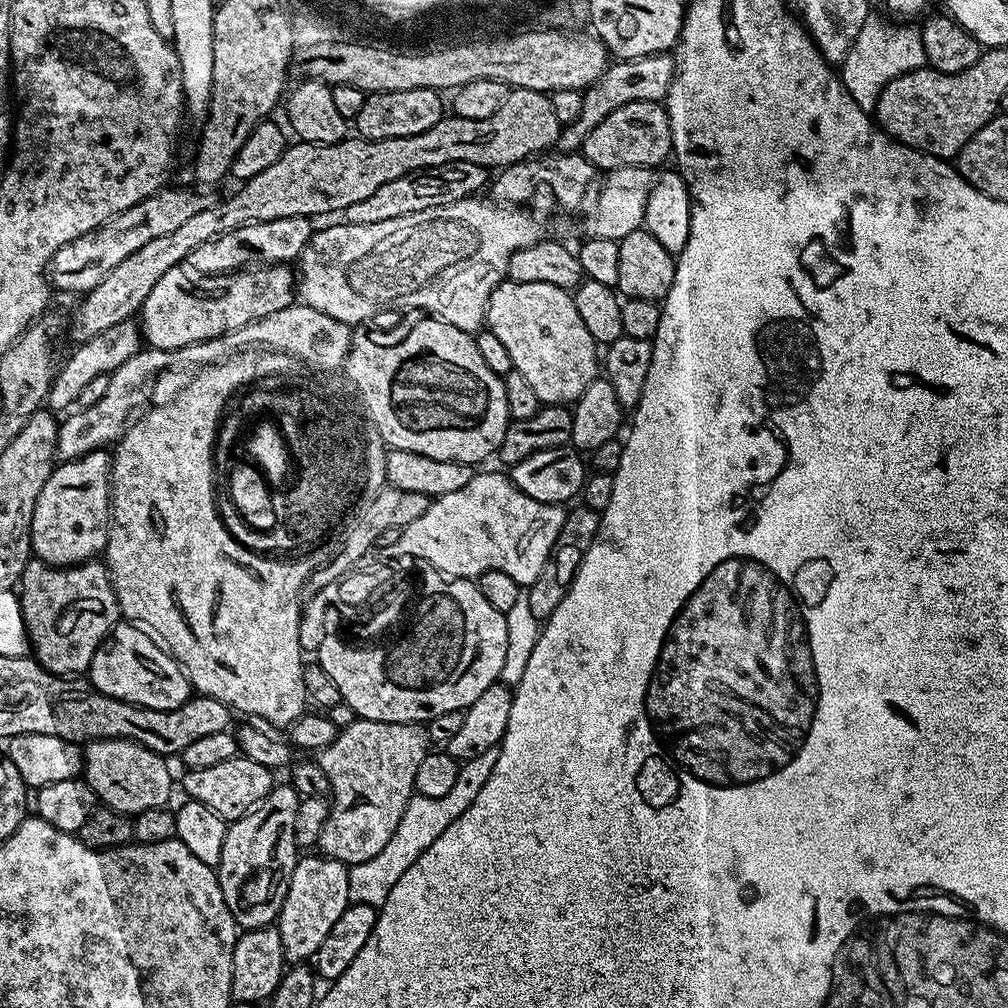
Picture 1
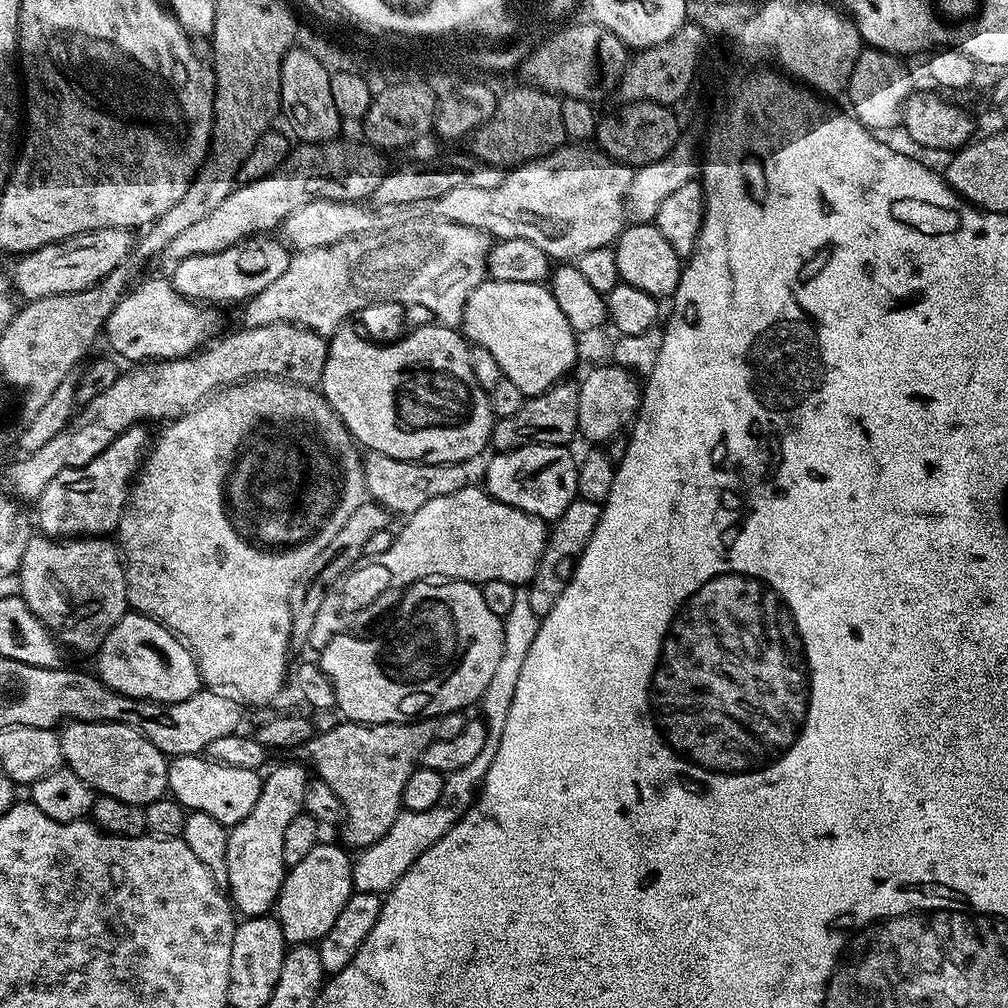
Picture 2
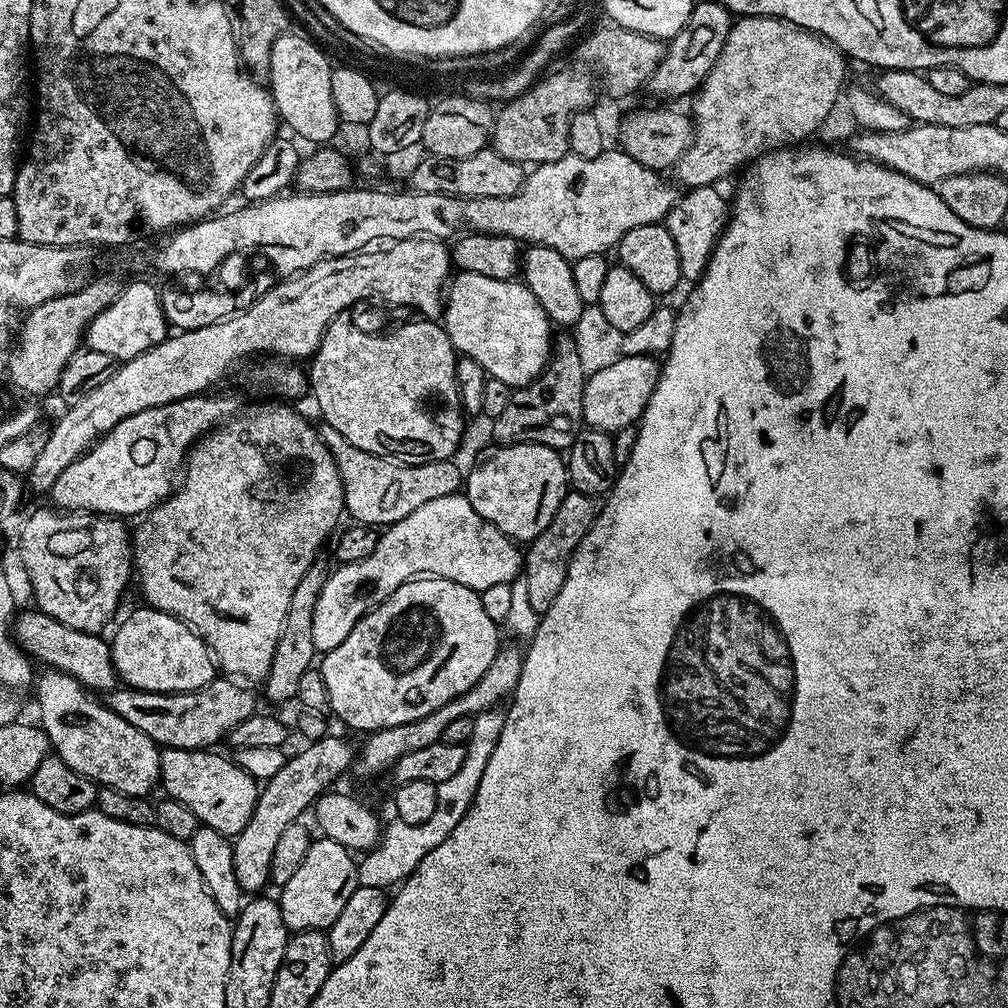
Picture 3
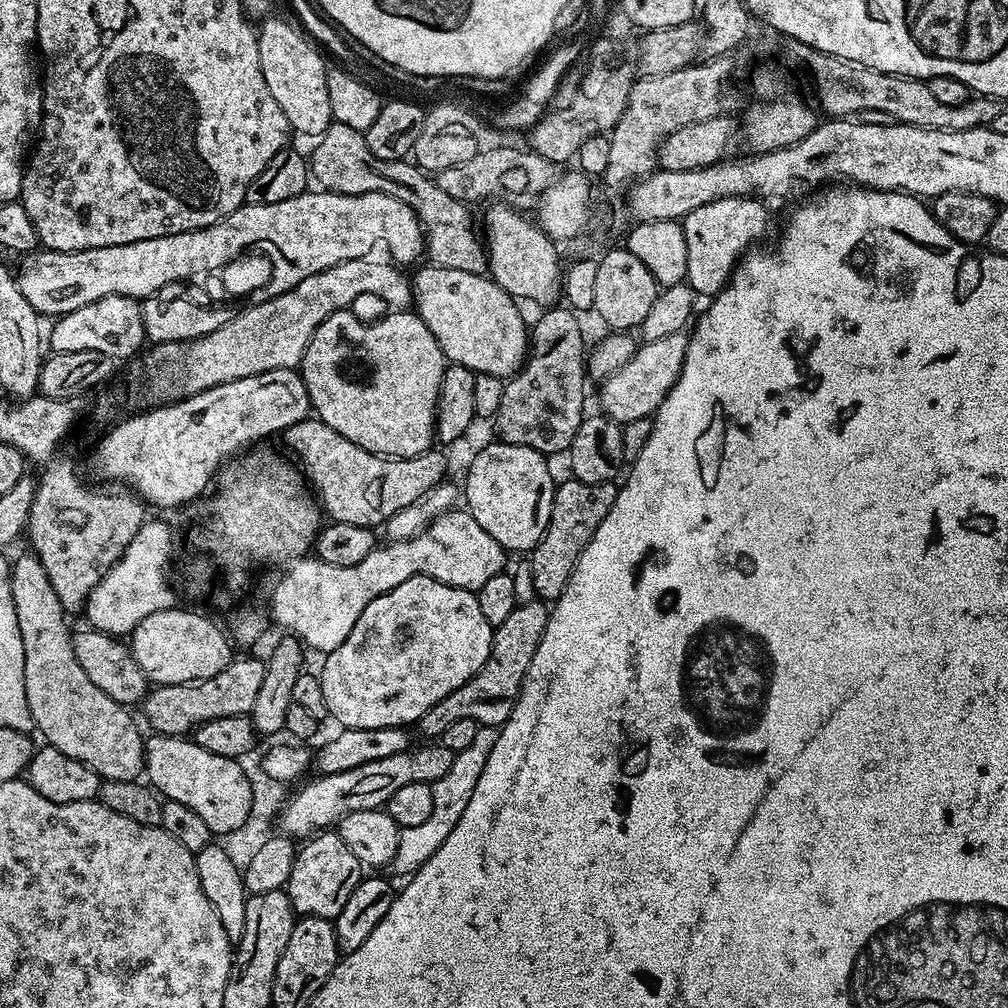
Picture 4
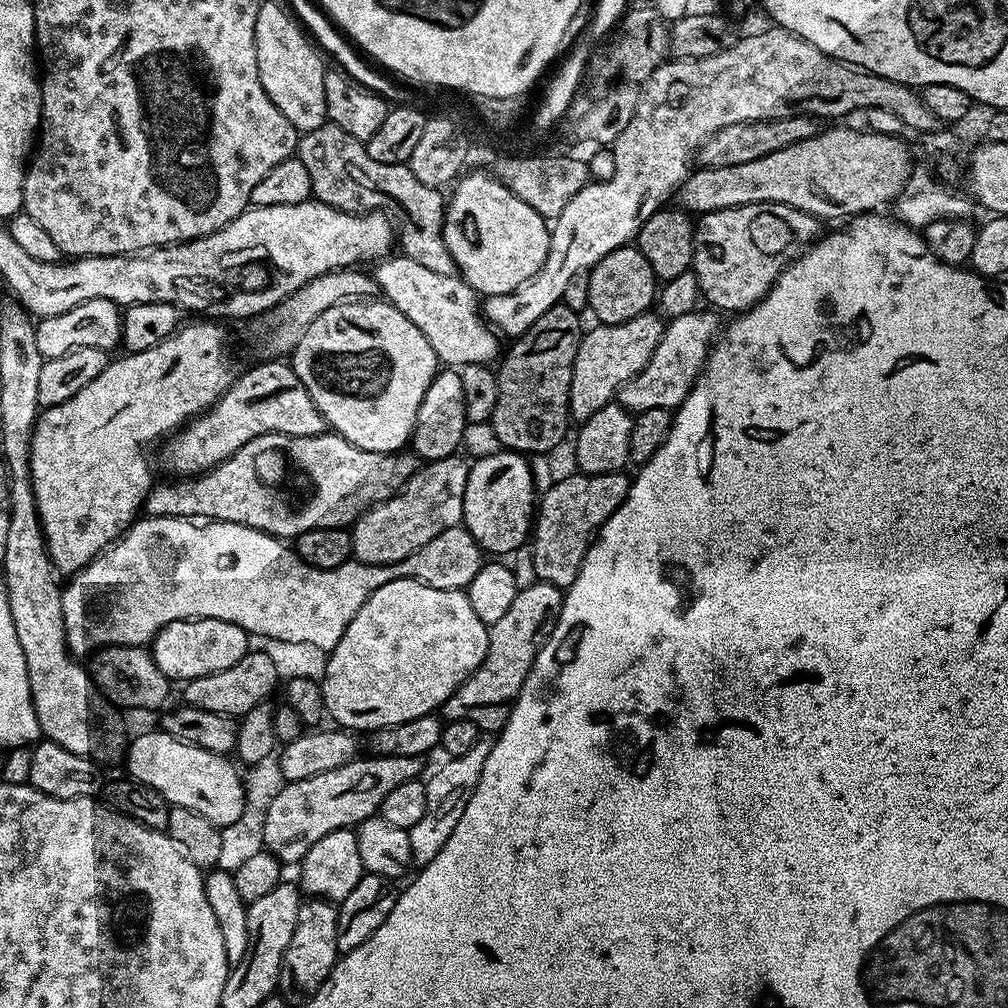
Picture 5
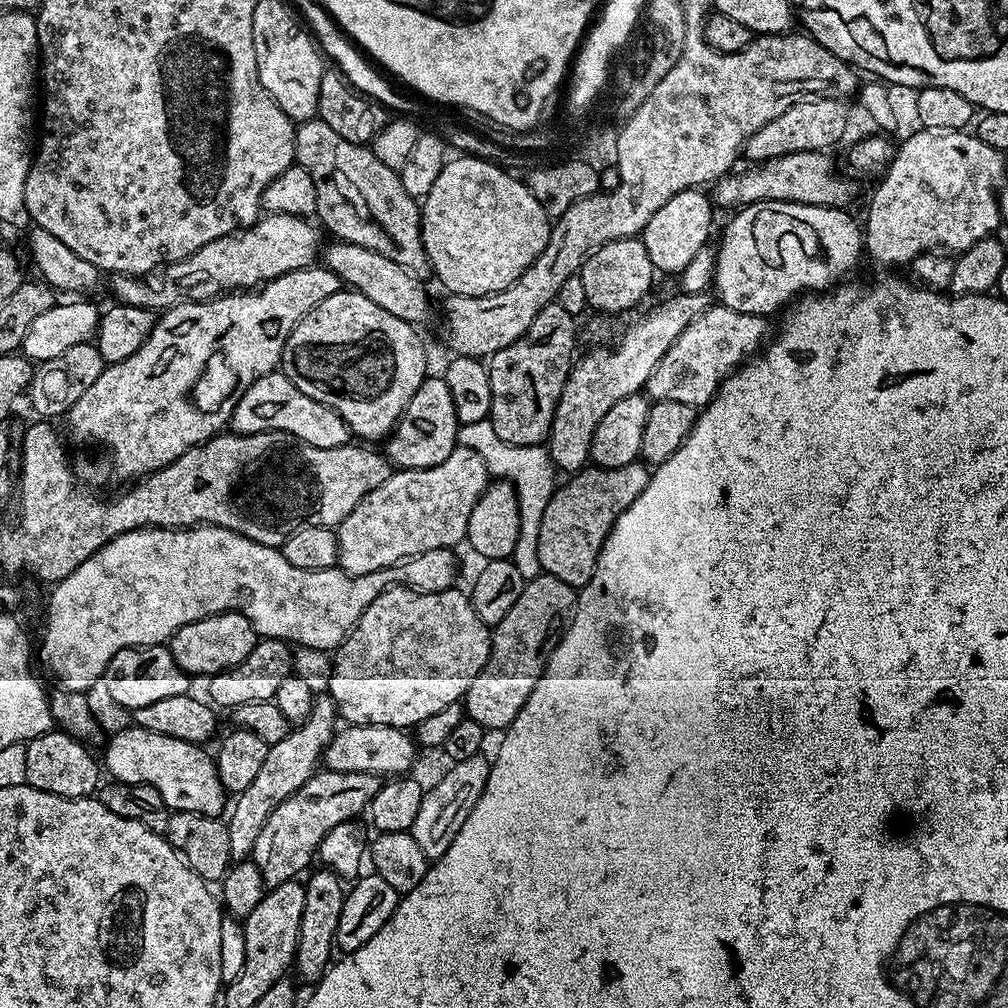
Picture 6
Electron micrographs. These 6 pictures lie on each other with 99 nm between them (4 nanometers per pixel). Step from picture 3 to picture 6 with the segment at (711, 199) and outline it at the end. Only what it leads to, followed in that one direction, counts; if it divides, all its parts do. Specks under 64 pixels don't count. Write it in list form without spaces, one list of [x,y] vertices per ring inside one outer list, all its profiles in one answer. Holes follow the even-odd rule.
[[[763,200],[743,205],[733,216],[736,217],[725,226],[716,248],[714,292],[720,295],[717,296],[719,303],[742,314],[768,318],[771,312],[778,311],[780,307],[783,309],[801,293],[827,292],[851,277],[848,275],[855,270],[860,252],[862,256],[864,237],[861,225],[844,208],[792,204],[788,200]]]

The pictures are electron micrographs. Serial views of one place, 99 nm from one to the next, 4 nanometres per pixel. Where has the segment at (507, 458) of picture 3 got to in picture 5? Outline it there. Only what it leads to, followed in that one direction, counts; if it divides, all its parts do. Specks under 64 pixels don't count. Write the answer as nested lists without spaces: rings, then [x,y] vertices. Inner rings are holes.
[[[501,450],[494,455],[477,457],[468,469],[466,493],[463,495],[463,527],[475,538],[485,553],[511,555],[529,539],[537,500],[531,463],[523,453]]]

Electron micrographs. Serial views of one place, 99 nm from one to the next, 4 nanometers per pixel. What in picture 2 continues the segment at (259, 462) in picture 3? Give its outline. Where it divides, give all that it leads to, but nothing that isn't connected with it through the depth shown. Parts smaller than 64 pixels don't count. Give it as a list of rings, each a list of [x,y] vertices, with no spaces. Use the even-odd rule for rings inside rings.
[[[249,378],[241,383],[231,386],[225,386],[220,389],[219,392],[208,397],[199,406],[192,409],[191,412],[187,412],[185,416],[178,416],[175,420],[169,420],[163,425],[164,428],[160,432],[160,437],[151,441],[150,447],[146,453],[146,459],[143,464],[140,465],[140,471],[136,473],[132,486],[128,494],[128,503],[124,505],[124,512],[120,516],[120,527],[118,529],[118,536],[124,539],[122,543],[122,560],[126,565],[124,570],[124,577],[128,583],[128,603],[137,612],[142,612],[146,616],[153,616],[158,623],[163,624],[165,628],[169,628],[170,631],[176,633],[188,648],[192,652],[192,656],[196,660],[196,665],[200,671],[200,679],[209,689],[212,690],[227,690],[229,693],[235,694],[241,701],[247,702],[249,700],[252,704],[264,704],[267,700],[272,700],[280,692],[280,687],[284,684],[284,675],[289,675],[290,664],[288,668],[288,652],[290,653],[290,610],[288,609],[288,599],[290,598],[290,590],[294,590],[294,582],[298,582],[298,578],[302,578],[302,570],[306,570],[306,566],[310,566],[310,562],[314,562],[314,558],[318,558],[318,554],[322,554],[323,547],[327,546],[329,542],[334,539],[334,534],[338,534],[338,530],[342,530],[343,524],[346,523],[346,518],[350,518],[350,514],[354,514],[354,510],[358,510],[358,506],[363,504],[366,499],[366,489],[364,486],[364,456],[362,455],[362,449],[357,444],[356,439],[348,433],[348,427],[344,425],[338,418],[338,414],[324,401],[323,395],[315,387],[305,386],[303,384],[289,384],[287,380],[277,380],[275,378]],[[240,480],[248,480],[250,484],[254,484],[260,492],[262,492],[262,498],[268,500],[266,504],[266,514],[270,516],[268,518],[268,524],[270,526],[256,526],[254,522],[248,520],[246,512],[242,512],[232,496],[230,496],[230,490],[232,484],[240,484]]]

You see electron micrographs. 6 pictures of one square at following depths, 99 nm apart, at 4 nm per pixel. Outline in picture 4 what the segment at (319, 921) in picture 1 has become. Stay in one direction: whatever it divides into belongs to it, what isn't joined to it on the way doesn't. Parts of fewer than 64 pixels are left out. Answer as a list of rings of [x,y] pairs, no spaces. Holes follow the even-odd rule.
[[[321,831],[305,844],[308,845],[305,848],[303,845],[296,853],[294,870],[290,870],[290,878],[286,885],[292,911],[297,917],[317,916],[335,921],[342,906],[346,906],[350,894],[354,894],[354,890],[360,884],[362,865],[335,831]]]

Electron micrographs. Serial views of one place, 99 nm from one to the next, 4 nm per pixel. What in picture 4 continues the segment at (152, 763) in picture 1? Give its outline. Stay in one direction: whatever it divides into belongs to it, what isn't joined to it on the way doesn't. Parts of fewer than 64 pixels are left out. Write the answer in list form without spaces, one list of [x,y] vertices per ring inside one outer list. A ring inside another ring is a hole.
[[[35,554],[20,556],[11,561],[12,577],[10,590],[14,594],[14,614],[18,614],[18,630],[22,634],[22,654],[24,655],[24,681],[26,682],[26,706],[30,706],[30,714],[35,731],[41,732],[47,743],[52,744],[69,758],[78,758],[90,770],[94,770],[101,781],[140,780],[144,772],[144,741],[140,736],[140,728],[132,721],[132,716],[125,705],[114,702],[110,694],[102,694],[94,682],[90,682],[90,674],[78,666],[78,658],[72,645],[73,633],[68,632],[66,613],[62,602],[58,602],[58,594],[54,594],[54,586],[50,586],[50,577],[42,570],[42,562]]]

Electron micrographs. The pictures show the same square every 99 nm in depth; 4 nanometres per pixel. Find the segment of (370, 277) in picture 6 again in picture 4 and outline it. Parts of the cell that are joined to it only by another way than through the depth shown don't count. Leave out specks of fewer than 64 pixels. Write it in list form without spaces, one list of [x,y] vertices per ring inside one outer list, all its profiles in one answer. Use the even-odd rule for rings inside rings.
[[[417,267],[416,277],[410,280],[414,311],[434,334],[445,361],[461,364],[475,373],[515,376],[530,352],[530,328],[524,325],[521,305],[487,275],[427,267]]]

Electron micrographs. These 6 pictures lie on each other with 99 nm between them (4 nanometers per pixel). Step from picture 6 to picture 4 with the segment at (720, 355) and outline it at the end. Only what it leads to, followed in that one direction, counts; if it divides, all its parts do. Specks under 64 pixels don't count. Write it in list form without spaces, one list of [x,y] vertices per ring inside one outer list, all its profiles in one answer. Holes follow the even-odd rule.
[[[684,332],[670,334],[667,338],[643,341],[630,358],[630,362],[622,366],[622,370],[614,370],[614,374],[599,381],[599,411],[619,425],[633,422],[634,419],[651,417],[662,406],[666,394],[670,394],[674,382],[678,382],[682,362],[686,358],[687,345],[688,336]]]

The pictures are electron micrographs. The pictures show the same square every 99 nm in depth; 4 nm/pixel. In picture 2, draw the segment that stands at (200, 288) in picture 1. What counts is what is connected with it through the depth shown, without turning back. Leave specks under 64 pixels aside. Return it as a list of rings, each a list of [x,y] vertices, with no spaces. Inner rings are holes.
[[[141,279],[135,287],[124,293],[118,306],[114,306],[106,325],[106,340],[108,336],[109,346],[117,352],[115,355],[121,361],[174,360],[195,353],[209,339],[207,336],[220,324],[220,316],[216,312],[219,311],[215,307],[187,300],[178,294],[171,279]]]

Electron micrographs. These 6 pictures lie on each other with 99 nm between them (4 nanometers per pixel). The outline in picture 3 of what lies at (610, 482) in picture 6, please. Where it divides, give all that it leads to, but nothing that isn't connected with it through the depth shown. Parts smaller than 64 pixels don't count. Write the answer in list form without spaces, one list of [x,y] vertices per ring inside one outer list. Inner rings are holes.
[[[568,490],[549,528],[527,545],[522,556],[522,578],[526,582],[530,607],[535,612],[548,612],[550,606],[554,606],[554,598],[562,594],[562,586],[572,565],[572,555],[582,538],[586,538],[586,534],[594,526],[594,522],[600,516],[601,507],[601,501],[597,497]]]

